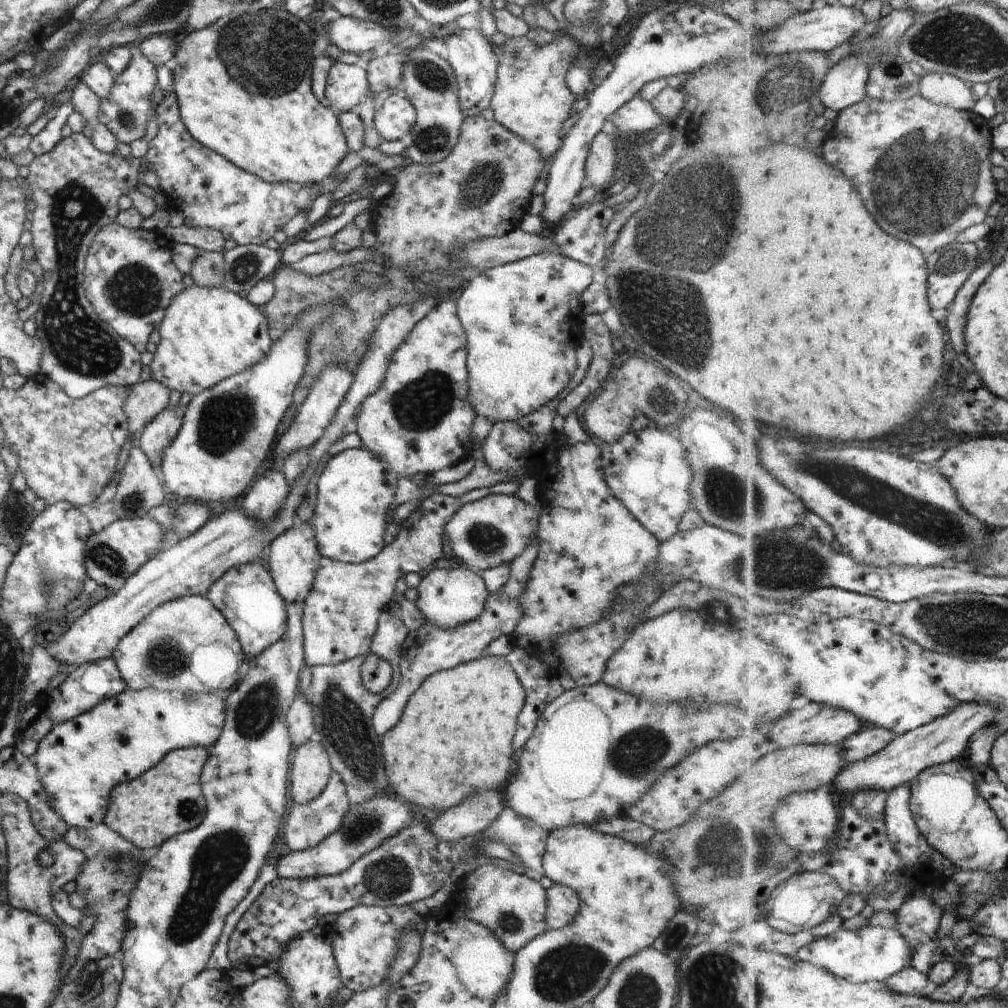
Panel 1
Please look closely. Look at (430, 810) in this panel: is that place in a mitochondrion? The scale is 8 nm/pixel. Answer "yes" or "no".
no

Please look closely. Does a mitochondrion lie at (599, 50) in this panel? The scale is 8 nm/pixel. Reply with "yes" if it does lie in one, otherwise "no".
no

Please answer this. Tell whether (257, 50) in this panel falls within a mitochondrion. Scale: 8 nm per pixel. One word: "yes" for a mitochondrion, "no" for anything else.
yes

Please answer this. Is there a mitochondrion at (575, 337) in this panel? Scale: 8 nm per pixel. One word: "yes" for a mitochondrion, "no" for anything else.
no

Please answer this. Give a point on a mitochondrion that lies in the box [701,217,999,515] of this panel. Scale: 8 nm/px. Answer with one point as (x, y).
(950, 262)

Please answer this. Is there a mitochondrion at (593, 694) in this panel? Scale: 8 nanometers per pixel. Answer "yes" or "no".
no

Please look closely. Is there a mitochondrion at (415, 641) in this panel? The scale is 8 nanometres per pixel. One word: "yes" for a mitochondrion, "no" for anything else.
no

